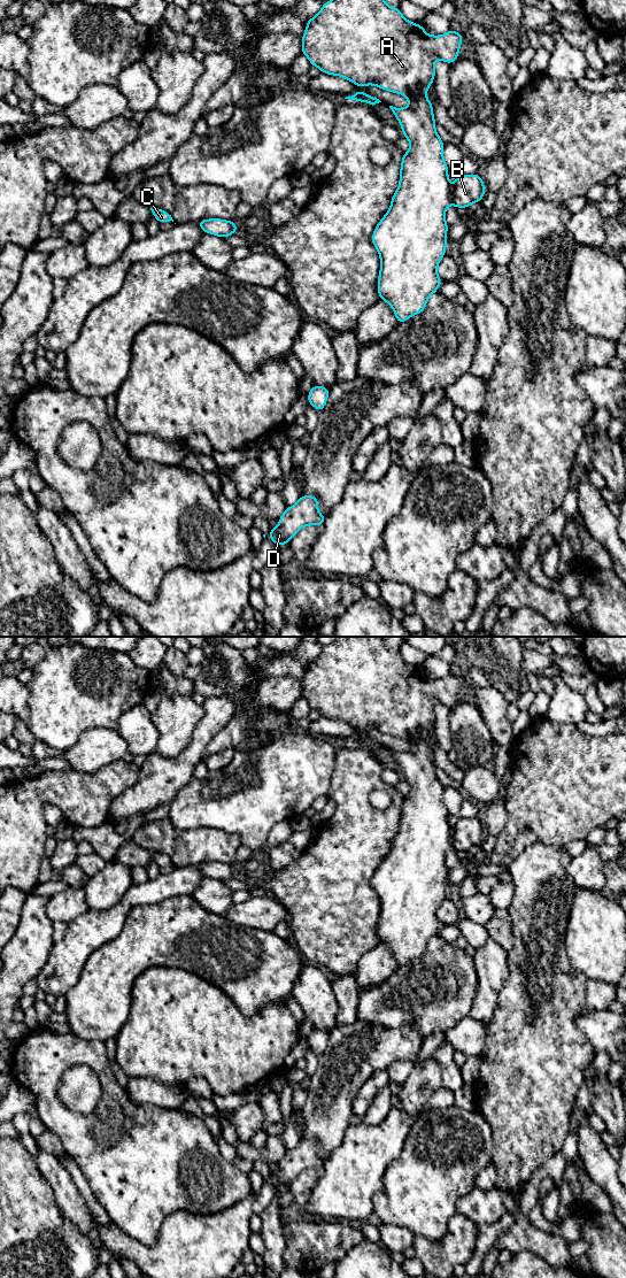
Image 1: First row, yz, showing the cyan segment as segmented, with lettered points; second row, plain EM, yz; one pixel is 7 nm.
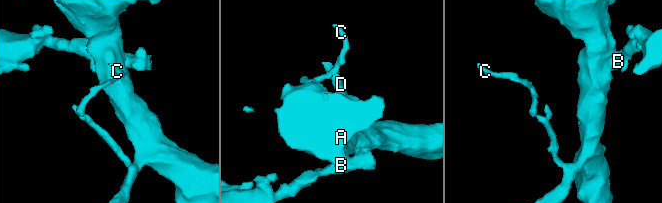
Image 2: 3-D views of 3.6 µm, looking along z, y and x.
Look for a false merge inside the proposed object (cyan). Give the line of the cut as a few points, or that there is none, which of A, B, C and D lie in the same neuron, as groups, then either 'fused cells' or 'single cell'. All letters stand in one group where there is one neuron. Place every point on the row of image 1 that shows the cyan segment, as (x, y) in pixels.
cut yz (450, 187), (453, 202); groups A C D / B; fused cells

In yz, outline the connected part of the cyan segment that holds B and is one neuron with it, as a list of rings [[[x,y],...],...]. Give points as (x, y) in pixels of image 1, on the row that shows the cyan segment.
[[[477,174],[458,175],[451,191],[456,208],[469,208],[473,202],[480,202],[486,192],[484,180]]]

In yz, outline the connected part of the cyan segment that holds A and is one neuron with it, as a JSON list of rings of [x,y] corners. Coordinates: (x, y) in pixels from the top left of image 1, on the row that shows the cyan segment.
[[[330,0],[323,3],[315,17],[307,20],[302,34],[301,52],[311,66],[316,66],[323,74],[343,77],[358,86],[374,85],[402,94],[409,100],[407,108],[389,106],[401,124],[402,134],[410,141],[410,148],[402,154],[400,183],[392,197],[391,207],[377,224],[371,238],[381,261],[378,295],[394,309],[397,323],[423,313],[428,298],[439,291],[441,284],[436,269],[446,254],[449,225],[445,213],[453,203],[453,191],[448,179],[449,168],[443,160],[443,140],[436,133],[433,106],[426,92],[435,77],[435,61],[439,59],[449,64],[454,63],[458,59],[463,38],[462,33],[453,29],[440,36],[427,34],[424,25],[405,20],[400,8],[388,6],[385,0]]]

